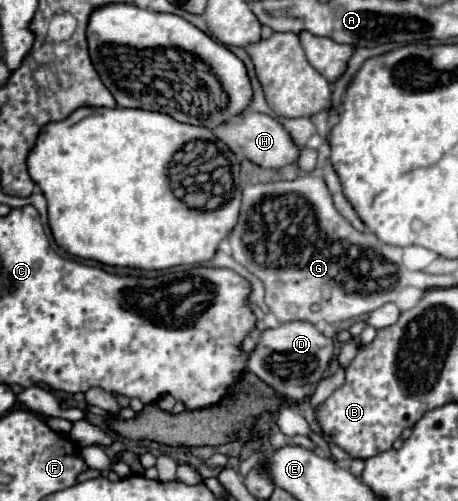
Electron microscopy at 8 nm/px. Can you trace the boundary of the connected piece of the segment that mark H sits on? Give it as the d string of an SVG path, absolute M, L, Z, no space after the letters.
M244 109L238 117L230 117L230 121L224 121L222 125L218 125L218 129L212 129L212 133L220 141L224 141L238 157L246 157L260 167L270 167L270 169L284 167L288 163L294 163L300 153L300 149L294 145L286 129L276 119L264 113L256 113L252 109Z

